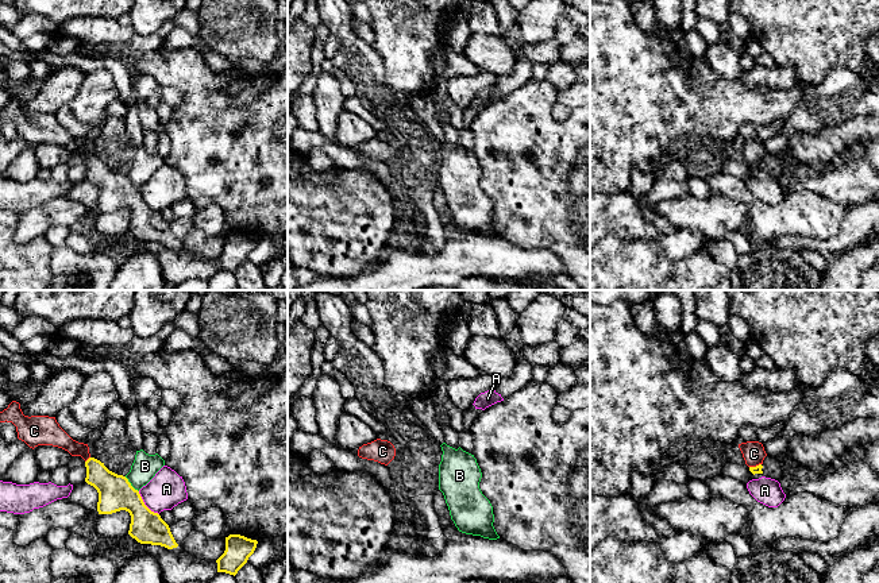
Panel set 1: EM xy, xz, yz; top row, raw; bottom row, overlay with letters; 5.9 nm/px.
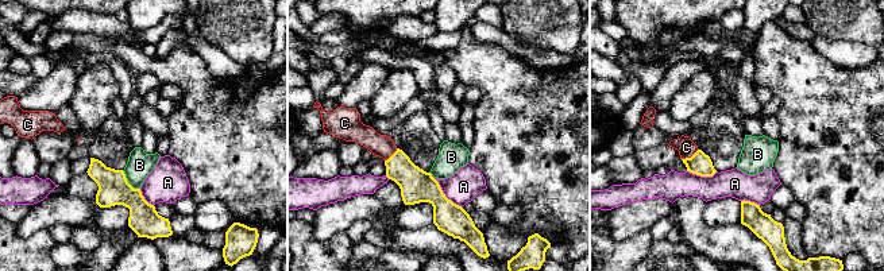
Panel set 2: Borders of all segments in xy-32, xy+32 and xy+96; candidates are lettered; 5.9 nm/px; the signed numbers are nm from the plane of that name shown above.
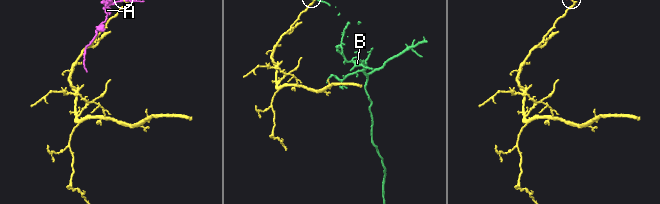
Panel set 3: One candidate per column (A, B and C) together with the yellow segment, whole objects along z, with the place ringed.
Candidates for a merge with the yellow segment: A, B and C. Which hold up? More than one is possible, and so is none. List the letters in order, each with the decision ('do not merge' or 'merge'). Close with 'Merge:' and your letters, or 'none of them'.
A: do not merge
B: do not merge
C: merge
Merge: C

